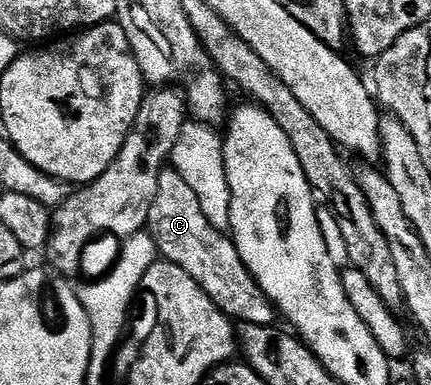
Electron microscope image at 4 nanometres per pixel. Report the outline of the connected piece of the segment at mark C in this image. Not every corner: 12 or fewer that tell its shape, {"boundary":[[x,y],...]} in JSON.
{"boundary":[[165,167],[146,225],[233,321],[276,309],[236,245],[202,210],[187,175]]}

